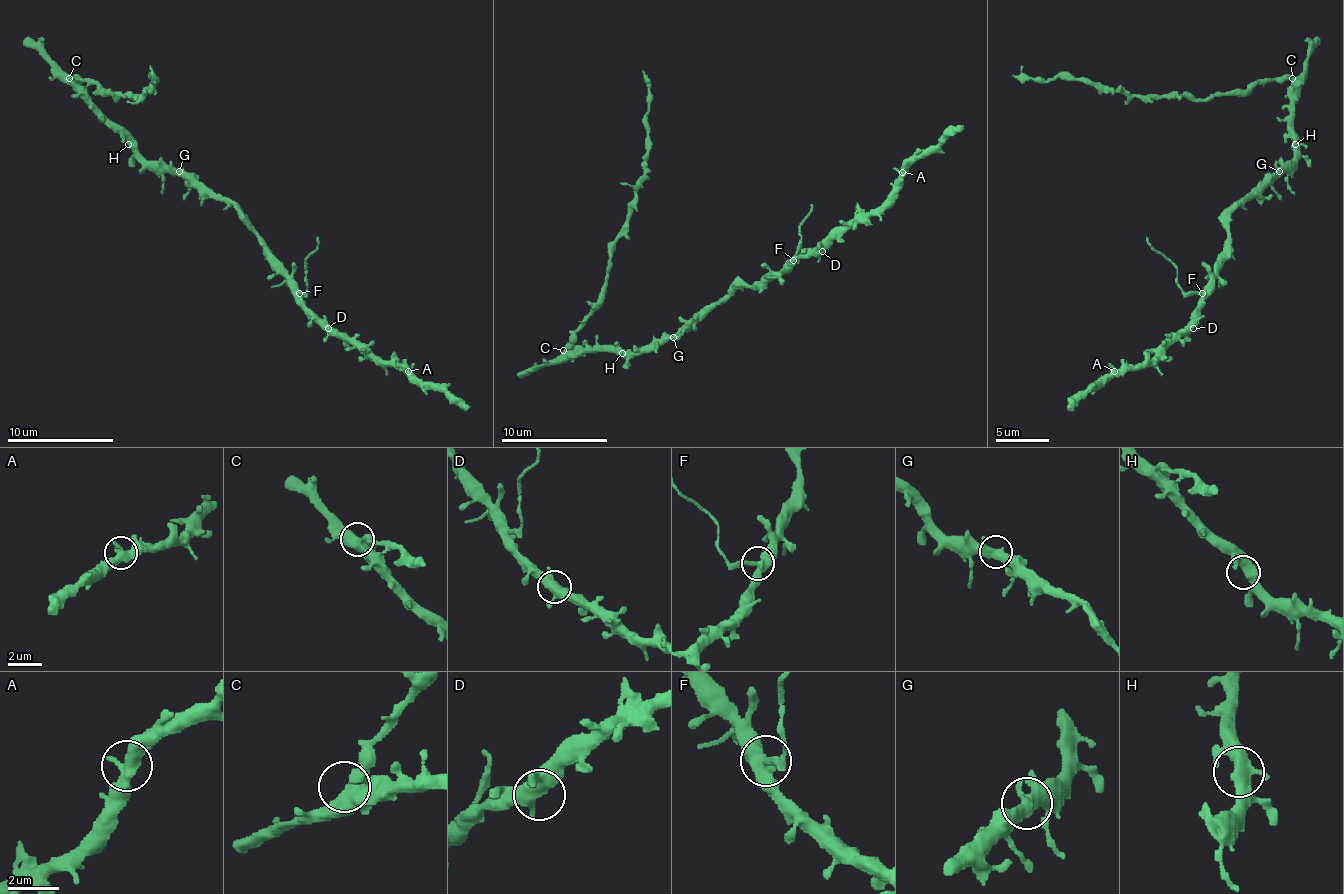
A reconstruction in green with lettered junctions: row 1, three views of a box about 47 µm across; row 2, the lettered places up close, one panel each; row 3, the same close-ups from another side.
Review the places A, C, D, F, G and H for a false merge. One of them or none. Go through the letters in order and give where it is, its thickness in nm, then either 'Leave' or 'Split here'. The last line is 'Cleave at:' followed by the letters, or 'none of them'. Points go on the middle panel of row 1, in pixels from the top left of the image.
A: Place: (902, 172). Thickness 420 nm. Leave
C: Place: (563, 350). Thickness 420 nm. Leave
D: Place: (822, 251). Thickness 460 nm. Leave
F: Place: (793, 260). Thickness 440 nm. Split here
G: Place: (673, 337). Thickness 400 nm. Leave
H: Place: (622, 353). Thickness 440 nm. Leave
Cleave at: F

